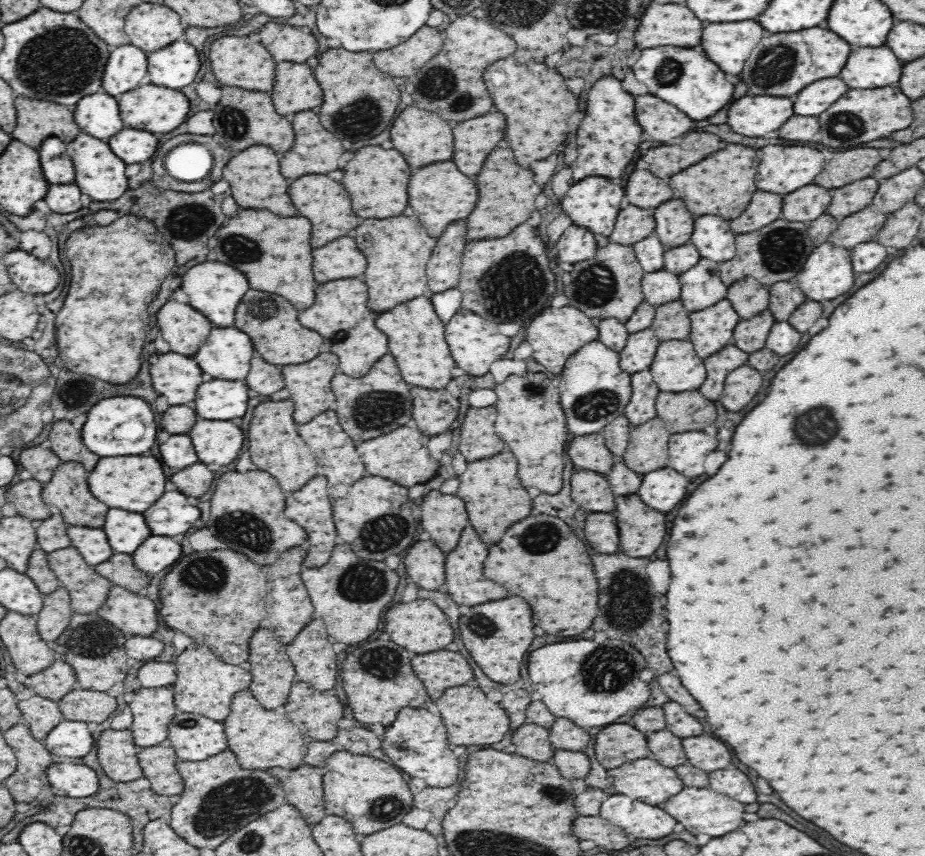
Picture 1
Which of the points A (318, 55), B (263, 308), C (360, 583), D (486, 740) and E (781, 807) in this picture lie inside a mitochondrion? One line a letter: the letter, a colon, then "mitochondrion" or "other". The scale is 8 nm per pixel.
A: other
B: mitochondrion
C: mitochondrion
D: other
E: other

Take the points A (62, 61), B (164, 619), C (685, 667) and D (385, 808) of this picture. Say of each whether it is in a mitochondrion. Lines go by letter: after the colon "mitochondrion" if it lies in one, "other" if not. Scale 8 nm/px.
A: mitochondrion
B: other
C: other
D: mitochondrion

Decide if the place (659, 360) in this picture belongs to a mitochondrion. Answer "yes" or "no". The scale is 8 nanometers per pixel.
no

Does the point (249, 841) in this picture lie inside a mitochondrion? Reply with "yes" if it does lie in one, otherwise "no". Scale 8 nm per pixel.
yes

